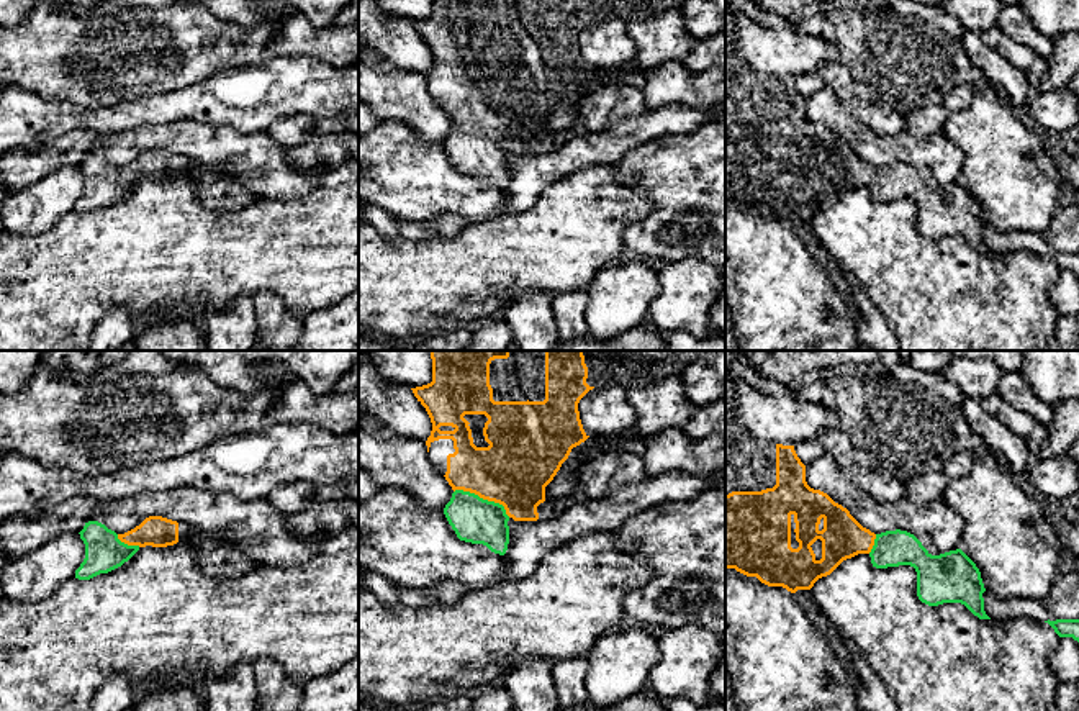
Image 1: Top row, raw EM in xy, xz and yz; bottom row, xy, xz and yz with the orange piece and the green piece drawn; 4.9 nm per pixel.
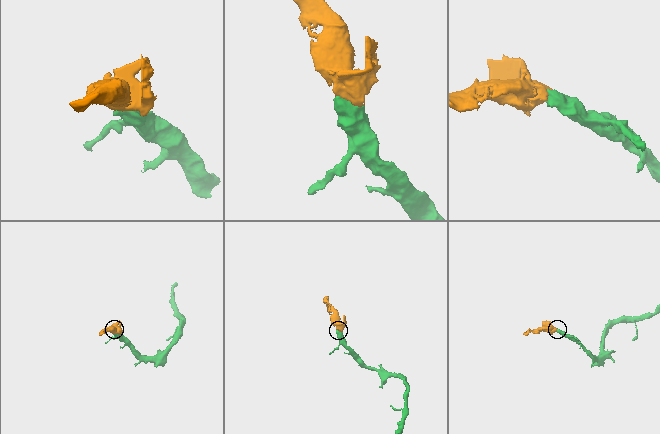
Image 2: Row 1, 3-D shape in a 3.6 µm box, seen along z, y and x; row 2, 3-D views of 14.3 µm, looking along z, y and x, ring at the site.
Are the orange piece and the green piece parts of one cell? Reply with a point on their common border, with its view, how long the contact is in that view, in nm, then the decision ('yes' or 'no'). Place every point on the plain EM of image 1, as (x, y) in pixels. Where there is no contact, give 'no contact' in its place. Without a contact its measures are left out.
meets orange in xz at (483, 131); contact 300 nm long; yes

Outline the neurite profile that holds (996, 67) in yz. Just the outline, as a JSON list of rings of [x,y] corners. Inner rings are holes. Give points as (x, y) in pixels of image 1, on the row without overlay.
[[[966,29],[964,46],[973,66],[981,70],[994,87],[1002,87],[1009,97],[1009,103],[1020,111],[1028,95],[1025,74],[995,49],[986,46],[982,33],[979,31]]]

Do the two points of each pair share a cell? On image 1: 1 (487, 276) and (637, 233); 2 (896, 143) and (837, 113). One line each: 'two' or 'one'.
1: two
2: one

